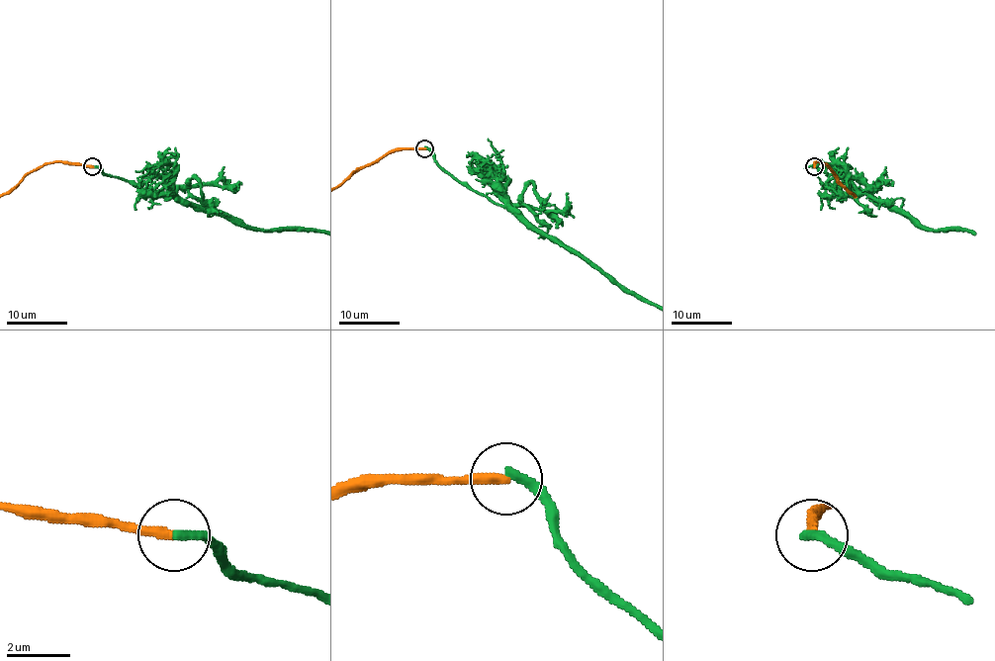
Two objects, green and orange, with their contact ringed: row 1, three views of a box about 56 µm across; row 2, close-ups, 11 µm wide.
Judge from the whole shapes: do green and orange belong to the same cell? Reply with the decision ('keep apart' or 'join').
keep apart

